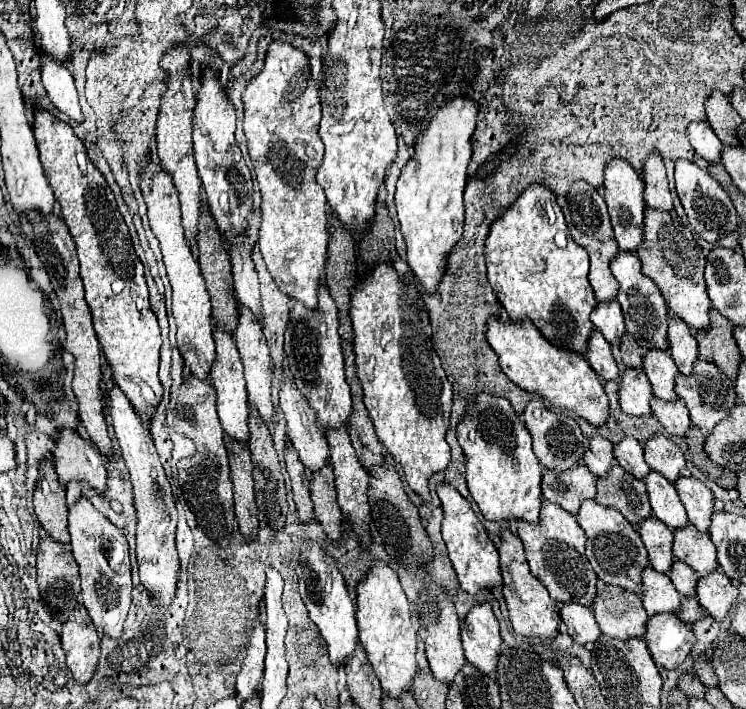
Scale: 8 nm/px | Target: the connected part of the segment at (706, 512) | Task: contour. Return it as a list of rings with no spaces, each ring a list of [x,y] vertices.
[[[692,476],[680,478],[674,488],[678,490],[682,504],[686,506],[690,524],[696,526],[700,532],[708,532],[714,514],[714,492]]]

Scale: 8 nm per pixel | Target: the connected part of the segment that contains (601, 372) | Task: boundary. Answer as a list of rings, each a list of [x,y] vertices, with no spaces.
[[[594,330],[592,336],[590,336],[588,362],[604,382],[616,380],[620,376],[620,370],[618,370],[618,366],[616,366],[616,362],[612,358],[612,348],[598,330]]]

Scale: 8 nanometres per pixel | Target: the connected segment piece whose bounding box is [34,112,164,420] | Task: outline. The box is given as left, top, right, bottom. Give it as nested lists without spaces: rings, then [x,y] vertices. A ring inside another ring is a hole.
[[[36,112],[34,136],[44,174],[56,202],[60,204],[62,220],[66,222],[76,242],[80,274],[86,288],[86,302],[92,310],[94,330],[102,346],[102,354],[112,370],[116,386],[126,394],[134,406],[134,412],[146,420],[152,420],[164,394],[164,388],[158,380],[162,338],[158,320],[150,310],[144,266],[132,248],[128,228],[116,208],[112,190],[88,160],[86,148],[76,138],[72,128],[48,112]],[[116,278],[124,280],[124,288],[120,292],[112,290],[112,282]]]

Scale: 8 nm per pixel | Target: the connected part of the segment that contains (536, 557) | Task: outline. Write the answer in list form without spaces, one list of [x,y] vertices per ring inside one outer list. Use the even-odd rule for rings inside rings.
[[[542,502],[540,510],[540,522],[536,526],[530,526],[528,522],[518,522],[518,536],[524,544],[526,558],[530,564],[530,572],[548,588],[550,596],[558,602],[580,602],[582,606],[592,608],[596,598],[596,572],[592,570],[584,546],[586,546],[586,534],[578,526],[576,518],[562,510],[560,506],[552,502]]]

